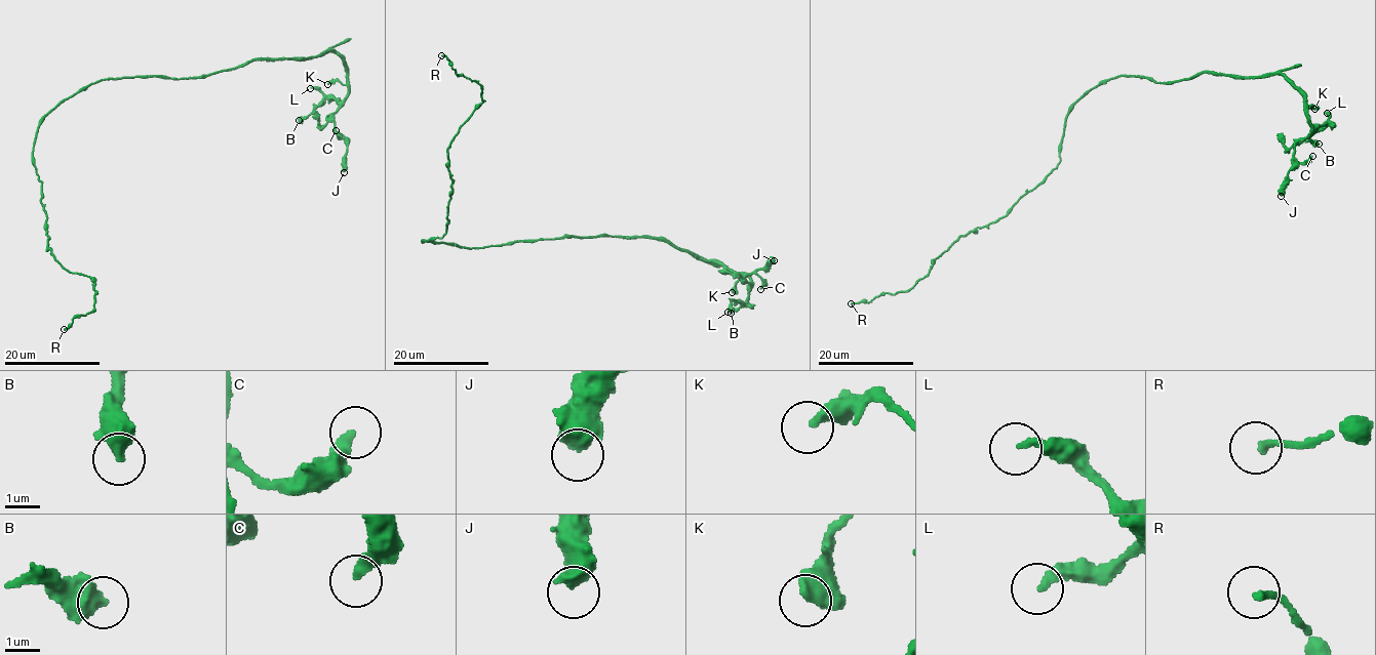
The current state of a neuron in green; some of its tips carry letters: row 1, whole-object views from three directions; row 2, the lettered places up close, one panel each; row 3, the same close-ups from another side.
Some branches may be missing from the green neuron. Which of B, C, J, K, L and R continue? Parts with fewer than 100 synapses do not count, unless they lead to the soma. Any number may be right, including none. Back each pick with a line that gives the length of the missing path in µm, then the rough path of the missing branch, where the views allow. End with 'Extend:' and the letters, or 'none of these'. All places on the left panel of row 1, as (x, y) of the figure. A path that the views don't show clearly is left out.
Extend: none of these

